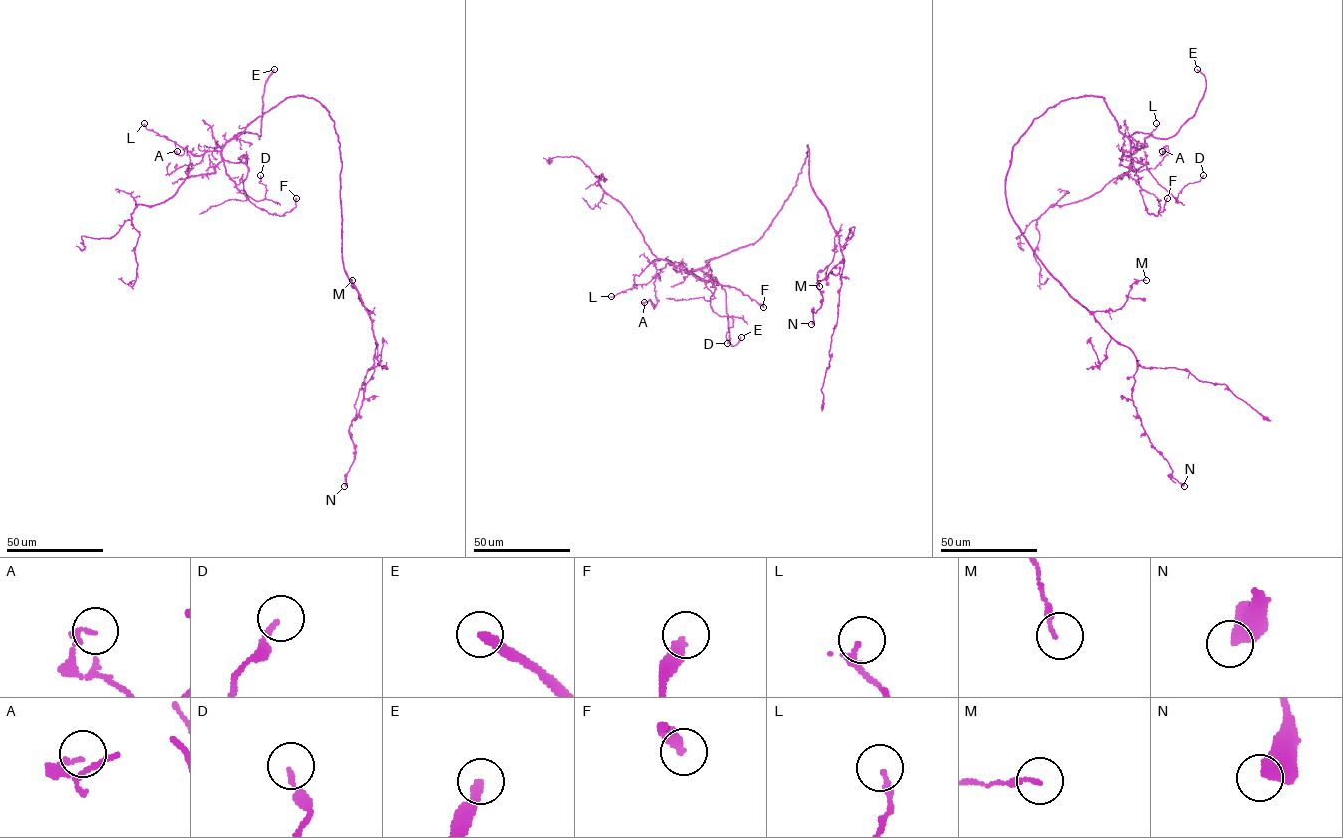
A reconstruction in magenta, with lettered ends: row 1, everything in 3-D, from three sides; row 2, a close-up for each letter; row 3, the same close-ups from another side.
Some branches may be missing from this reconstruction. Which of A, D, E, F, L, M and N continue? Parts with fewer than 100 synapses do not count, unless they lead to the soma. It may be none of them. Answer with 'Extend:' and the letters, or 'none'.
Extend: E

